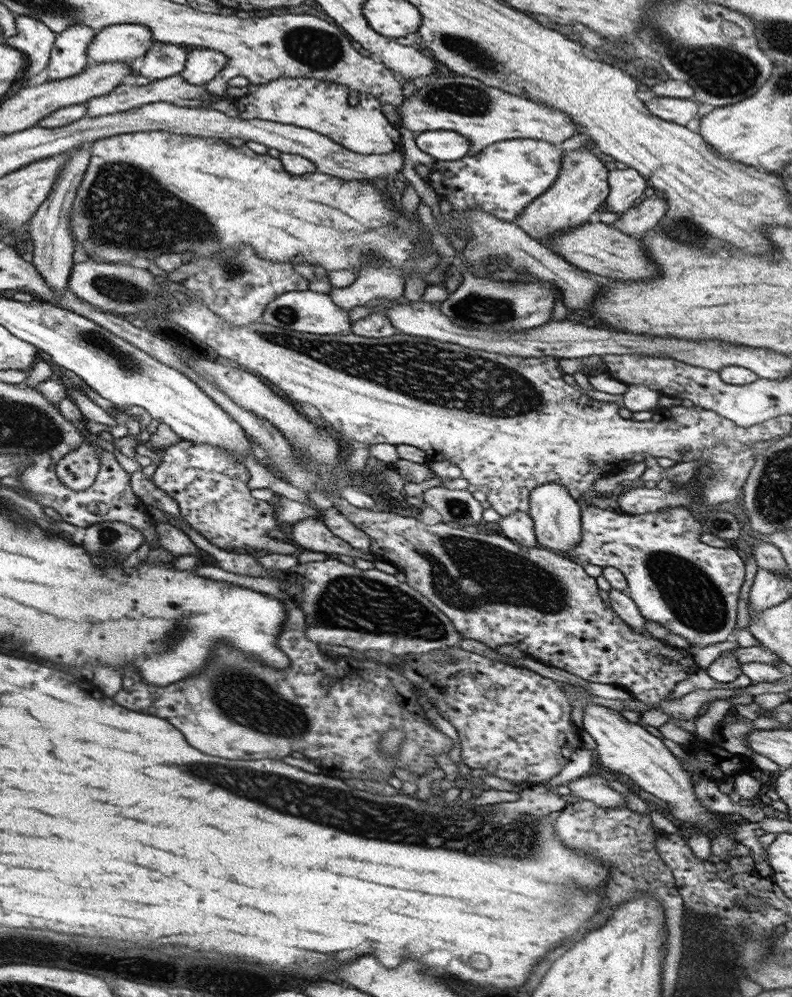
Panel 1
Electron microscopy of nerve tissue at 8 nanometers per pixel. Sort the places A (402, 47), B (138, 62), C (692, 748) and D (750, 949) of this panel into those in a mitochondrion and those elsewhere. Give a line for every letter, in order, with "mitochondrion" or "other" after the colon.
A: other
B: other
C: other
D: mitochondrion

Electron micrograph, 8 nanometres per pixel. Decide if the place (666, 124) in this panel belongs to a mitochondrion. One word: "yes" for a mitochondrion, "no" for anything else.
no

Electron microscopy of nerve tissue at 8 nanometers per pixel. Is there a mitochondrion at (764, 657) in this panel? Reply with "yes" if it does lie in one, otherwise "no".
no

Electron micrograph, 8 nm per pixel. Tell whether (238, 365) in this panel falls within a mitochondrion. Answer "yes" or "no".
no

